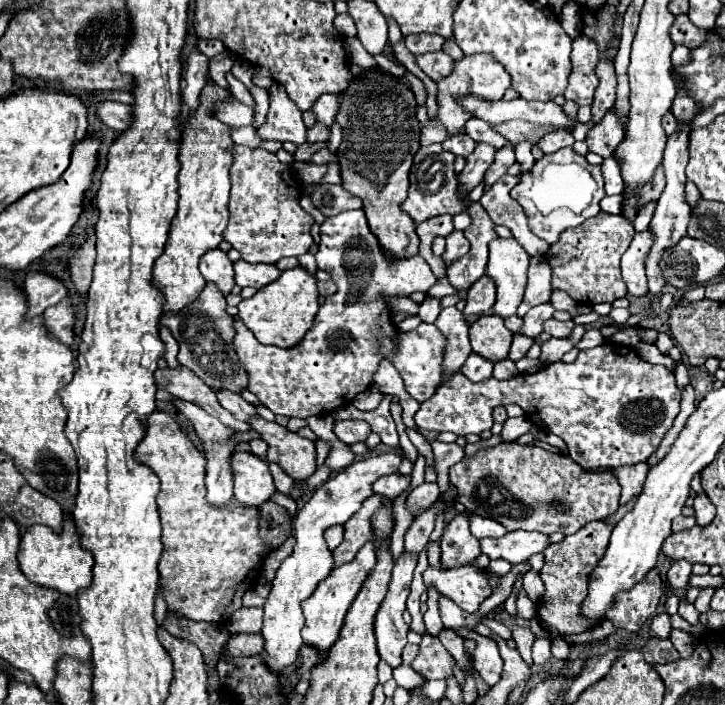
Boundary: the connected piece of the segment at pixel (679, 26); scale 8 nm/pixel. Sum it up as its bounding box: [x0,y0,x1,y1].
[670,15,708,49]

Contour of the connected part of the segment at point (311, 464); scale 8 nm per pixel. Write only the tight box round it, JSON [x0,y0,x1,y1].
[250,417,316,481]

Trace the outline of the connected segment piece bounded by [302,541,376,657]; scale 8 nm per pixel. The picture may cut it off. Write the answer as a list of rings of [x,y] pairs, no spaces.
[[[368,541],[358,551],[354,561],[332,569],[330,575],[318,583],[316,591],[302,603],[302,611],[306,617],[306,625],[302,629],[302,643],[304,645],[310,643],[310,645],[314,645],[314,649],[320,649],[320,657],[326,657],[328,649],[334,645],[334,641],[338,641],[344,617],[374,565],[376,565],[376,549],[374,549],[374,541]]]

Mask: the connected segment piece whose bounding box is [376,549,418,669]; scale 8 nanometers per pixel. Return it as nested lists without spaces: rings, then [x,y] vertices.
[[[402,551],[402,555],[396,559],[394,571],[392,571],[392,581],[390,581],[390,589],[386,593],[386,599],[382,603],[382,607],[376,613],[376,641],[378,641],[378,653],[380,659],[384,659],[392,669],[396,669],[402,663],[402,649],[408,643],[406,635],[410,631],[410,625],[404,623],[402,613],[406,607],[406,597],[410,593],[410,581],[412,581],[412,573],[414,567],[418,563],[418,553],[410,553],[410,551]]]

